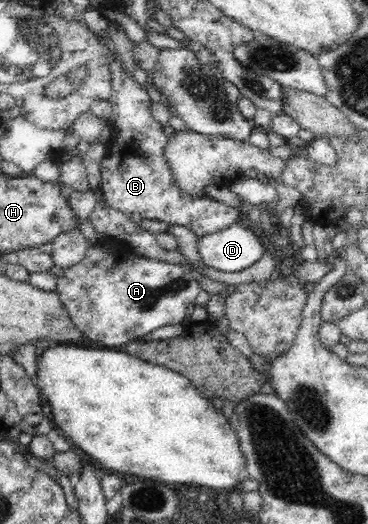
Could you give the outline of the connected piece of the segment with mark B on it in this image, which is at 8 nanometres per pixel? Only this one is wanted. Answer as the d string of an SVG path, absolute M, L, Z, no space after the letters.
M109 57L109 70L112 73L112 93L109 97L109 103L112 105L112 115L119 129L119 137L115 141L108 141L106 144L106 157L102 161L102 180L99 189L102 190L104 201L107 202L115 210L131 216L132 213L141 215L143 220L165 221L171 227L183 227L191 229L198 239L209 234L217 233L221 229L229 228L231 223L239 221L239 211L237 207L227 206L225 203L207 196L204 191L198 197L189 195L179 189L174 181L172 169L164 156L164 149L168 145L168 137L165 135L151 112L152 101L147 94L146 89L142 89L138 83L133 81L133 77L127 75L123 65L119 63L119 59L115 61L113 57Z

